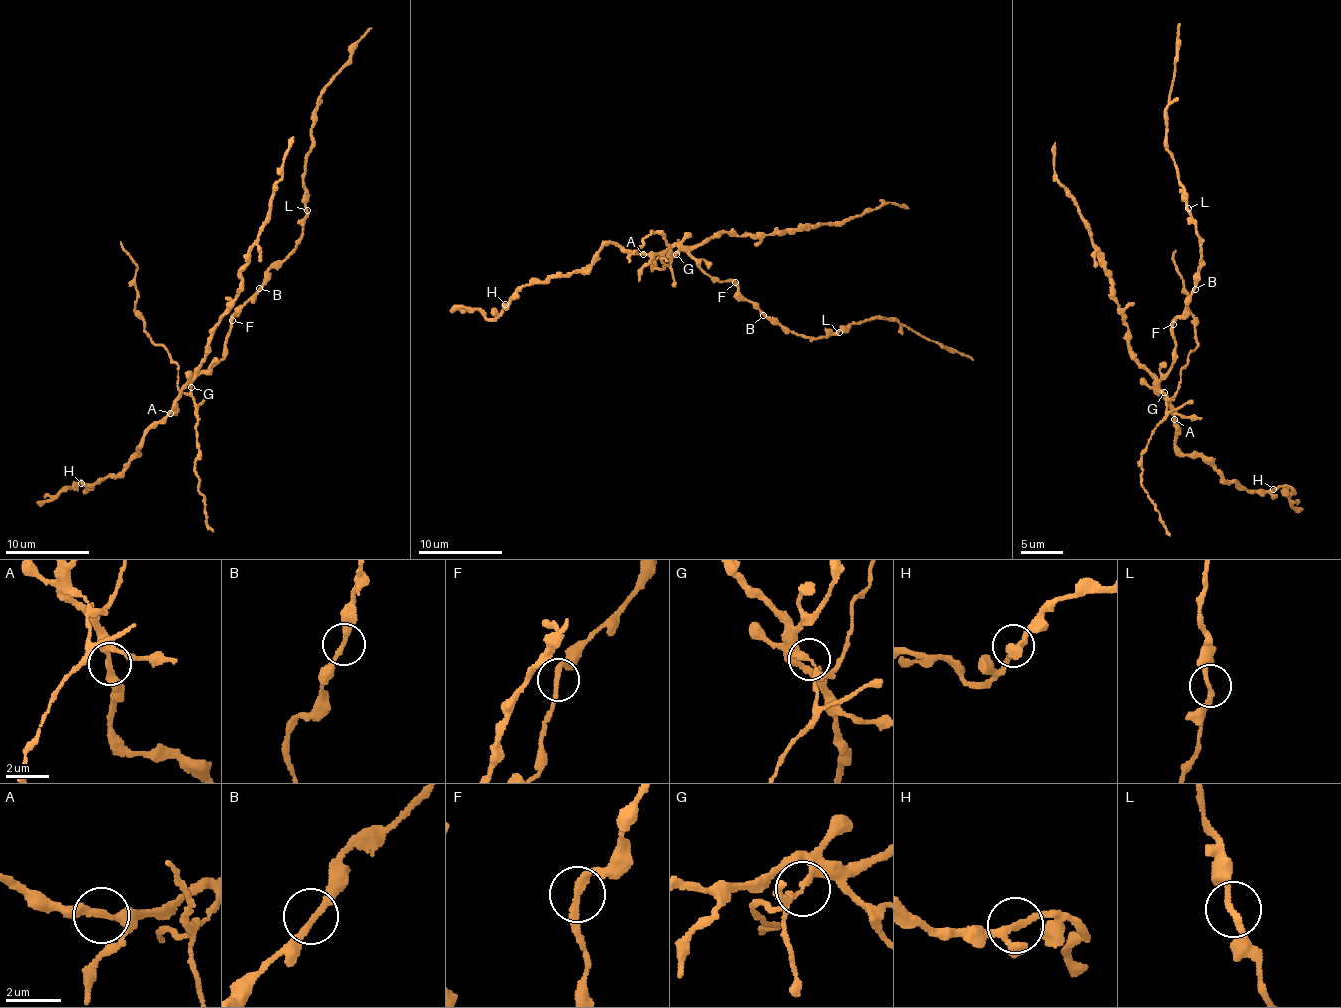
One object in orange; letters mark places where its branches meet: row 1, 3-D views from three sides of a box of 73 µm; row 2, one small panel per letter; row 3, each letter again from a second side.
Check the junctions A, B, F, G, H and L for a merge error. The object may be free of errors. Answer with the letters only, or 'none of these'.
G

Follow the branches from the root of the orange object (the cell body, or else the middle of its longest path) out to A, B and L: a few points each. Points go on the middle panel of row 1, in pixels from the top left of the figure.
A: (733, 282), (715, 281), (700, 268), (696, 259), (676, 246), (662, 252), (643, 254)
B: (733, 282), (740, 293), (763, 315)
L: (733, 282), (747, 300), (793, 333), (818, 337), (839, 332)

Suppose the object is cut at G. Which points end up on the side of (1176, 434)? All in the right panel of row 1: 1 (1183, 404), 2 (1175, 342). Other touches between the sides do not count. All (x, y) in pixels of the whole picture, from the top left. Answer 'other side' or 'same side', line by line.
1: other side
2: same side

